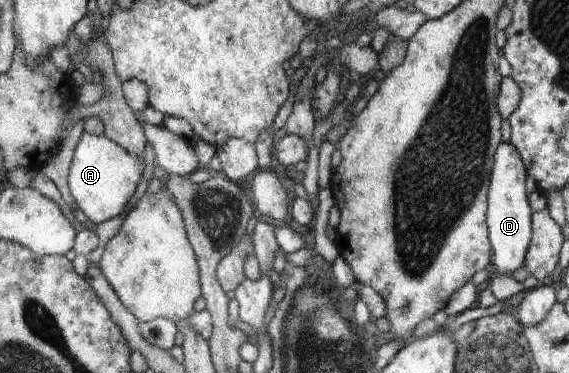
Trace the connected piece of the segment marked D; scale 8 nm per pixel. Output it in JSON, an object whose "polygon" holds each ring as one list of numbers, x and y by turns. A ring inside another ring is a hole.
{"polygon":[[501,142,495,157,487,192,487,233,492,245,490,269,495,274,511,276,524,264,525,254,531,239,531,214,524,184,529,176,520,158,520,153,510,143]]}

